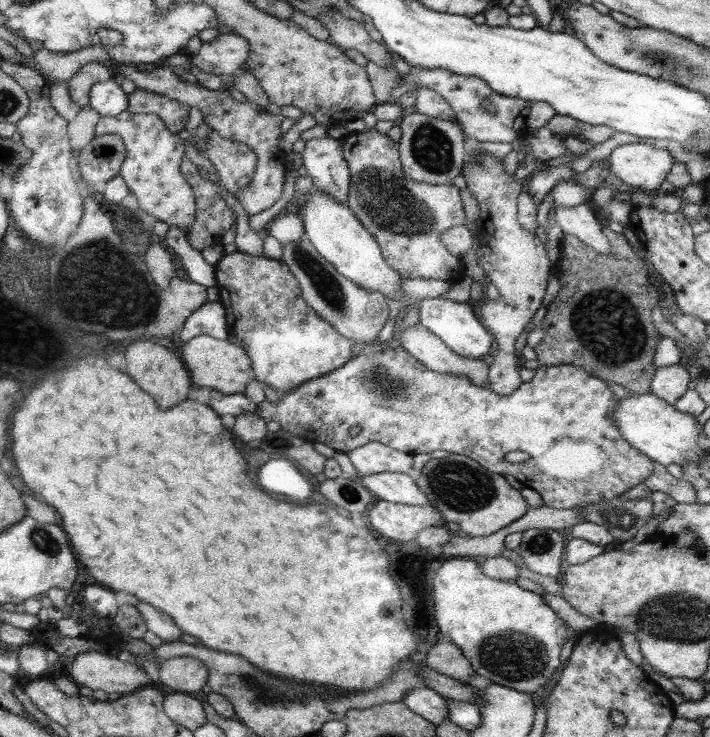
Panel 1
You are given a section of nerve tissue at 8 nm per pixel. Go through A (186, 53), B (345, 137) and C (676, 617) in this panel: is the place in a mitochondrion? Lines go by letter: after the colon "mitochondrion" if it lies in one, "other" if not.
A: other
B: other
C: mitochondrion

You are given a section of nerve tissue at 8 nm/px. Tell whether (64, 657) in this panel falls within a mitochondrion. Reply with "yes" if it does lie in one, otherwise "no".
no

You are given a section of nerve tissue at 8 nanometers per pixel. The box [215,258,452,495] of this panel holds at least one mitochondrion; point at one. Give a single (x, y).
(377, 377)

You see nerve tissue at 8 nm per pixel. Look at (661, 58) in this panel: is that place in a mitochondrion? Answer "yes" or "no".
yes

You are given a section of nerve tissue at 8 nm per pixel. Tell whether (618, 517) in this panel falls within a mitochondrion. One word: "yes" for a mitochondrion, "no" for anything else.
yes

